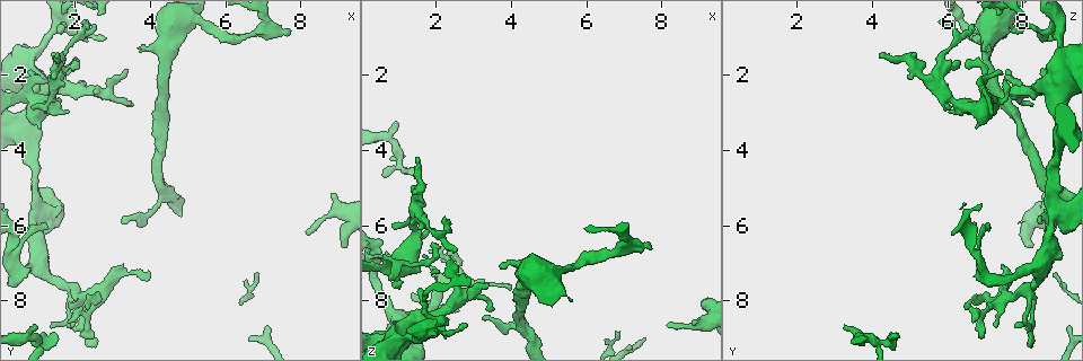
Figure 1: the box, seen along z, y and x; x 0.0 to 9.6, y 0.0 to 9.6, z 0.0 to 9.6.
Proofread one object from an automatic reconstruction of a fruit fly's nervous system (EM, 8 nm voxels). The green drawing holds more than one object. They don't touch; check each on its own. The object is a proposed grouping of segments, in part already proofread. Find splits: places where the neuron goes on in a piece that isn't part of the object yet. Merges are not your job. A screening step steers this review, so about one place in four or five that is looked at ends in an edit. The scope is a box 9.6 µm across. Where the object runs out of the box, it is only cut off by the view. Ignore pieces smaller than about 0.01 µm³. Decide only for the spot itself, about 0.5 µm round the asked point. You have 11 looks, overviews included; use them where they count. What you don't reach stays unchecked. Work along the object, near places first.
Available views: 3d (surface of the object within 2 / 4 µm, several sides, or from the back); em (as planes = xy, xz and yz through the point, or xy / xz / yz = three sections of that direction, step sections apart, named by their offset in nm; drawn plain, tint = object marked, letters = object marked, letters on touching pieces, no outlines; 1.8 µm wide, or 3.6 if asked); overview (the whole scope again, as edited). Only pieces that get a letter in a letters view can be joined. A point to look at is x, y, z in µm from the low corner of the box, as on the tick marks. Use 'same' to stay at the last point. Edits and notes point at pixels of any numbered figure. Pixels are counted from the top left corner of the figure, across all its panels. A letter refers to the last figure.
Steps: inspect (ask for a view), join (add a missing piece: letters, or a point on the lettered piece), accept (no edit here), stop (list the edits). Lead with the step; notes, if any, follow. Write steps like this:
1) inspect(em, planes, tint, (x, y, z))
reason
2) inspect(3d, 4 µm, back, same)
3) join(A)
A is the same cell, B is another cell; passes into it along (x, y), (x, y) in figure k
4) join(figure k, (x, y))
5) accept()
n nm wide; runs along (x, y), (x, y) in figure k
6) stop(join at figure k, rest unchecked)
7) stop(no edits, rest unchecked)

inspect(3d, 2 µm, (0.90, 2.60, 7.00))
abrupt turn

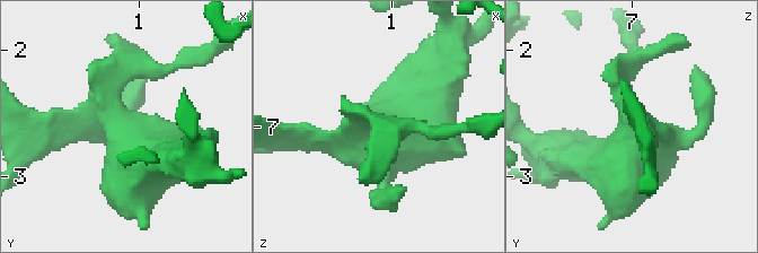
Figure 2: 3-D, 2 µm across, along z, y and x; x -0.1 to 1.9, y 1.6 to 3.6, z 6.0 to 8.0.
inspect(em, planes, letters, (0.88, 2.68, 7.04))
shape alone is not enough

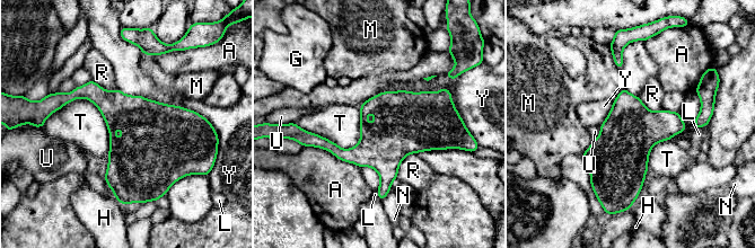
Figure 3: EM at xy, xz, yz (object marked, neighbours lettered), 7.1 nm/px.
accept()
A, G, H, L, M, N, R, T, U and Y are other cells; no lettered piece goes on from it

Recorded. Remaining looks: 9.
inspect(3d, 4 µm, (1.45, 1.45, 4.25))
branch stops here

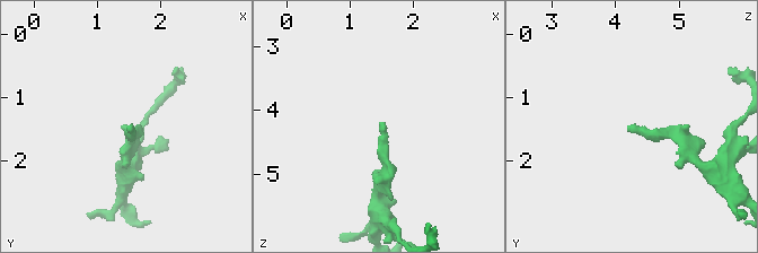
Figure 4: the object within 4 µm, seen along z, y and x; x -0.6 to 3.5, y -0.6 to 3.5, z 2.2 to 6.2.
inspect(em, xy, step 16, tint, (1.45, 1.45, 4.20))

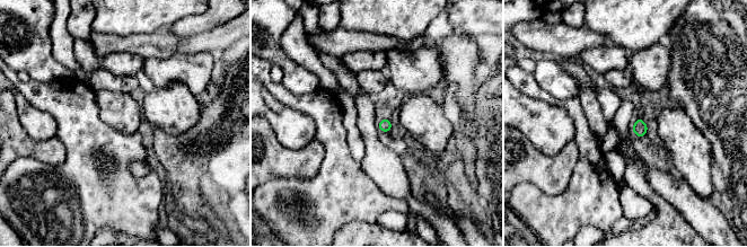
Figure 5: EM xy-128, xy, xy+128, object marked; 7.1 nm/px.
inspect(em, planes, letters, same)
another direction

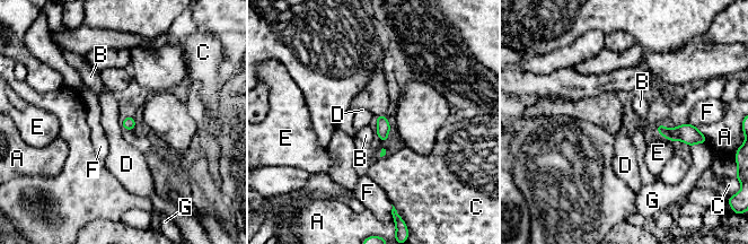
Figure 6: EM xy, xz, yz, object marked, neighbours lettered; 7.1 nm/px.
accept()
A, B, C, D, E, F and G are other cells; none of them fits

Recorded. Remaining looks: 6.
inspect(em, xz, step 4, plain, (4.25, 1.25, 7.05))
thick turns thin

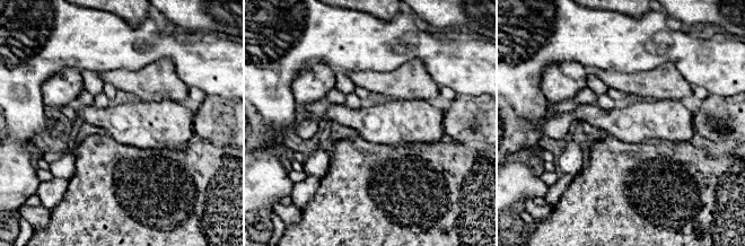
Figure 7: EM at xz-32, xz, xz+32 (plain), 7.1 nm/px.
inspect(em, xz, step 4, letters, same)

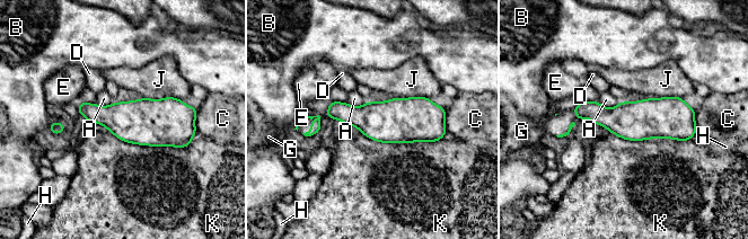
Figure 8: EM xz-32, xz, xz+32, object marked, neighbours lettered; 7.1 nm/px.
join(G)
K touches over 600 nm; G is the same cell, A, B, C, D, E, H, J and K are other cells; it goes on there

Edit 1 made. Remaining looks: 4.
inspect(overview)
see it whole again

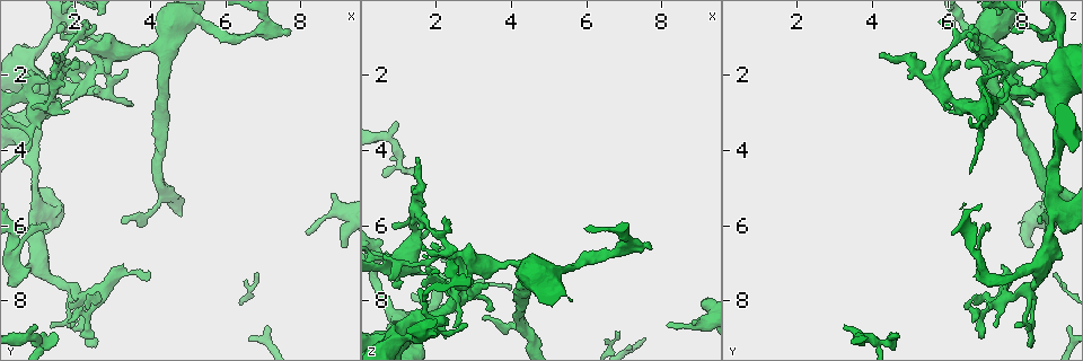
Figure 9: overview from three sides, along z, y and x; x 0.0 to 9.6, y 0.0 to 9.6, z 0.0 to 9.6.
inspect(em, 3.6 µm, planes, letters, (1.30, 6.00, 7.10))
thin end

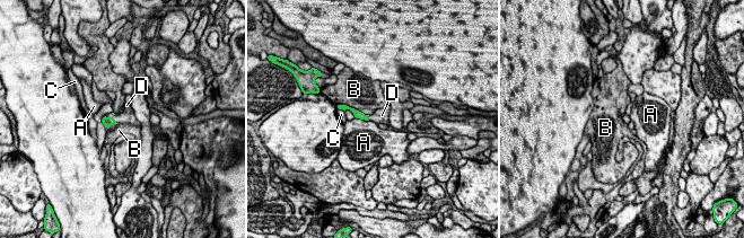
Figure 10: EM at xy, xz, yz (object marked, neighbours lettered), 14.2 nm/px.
join(D)
D is the same cell, A, B and C are other cells; the neuron continues

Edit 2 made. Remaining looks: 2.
stop(join at figure 8, join at figure 10, rest unchecked)

